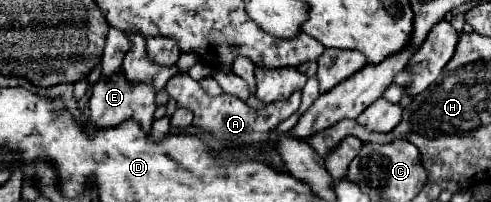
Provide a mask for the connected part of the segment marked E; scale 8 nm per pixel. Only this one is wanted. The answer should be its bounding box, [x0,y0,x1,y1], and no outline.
[90,71,156,131]

